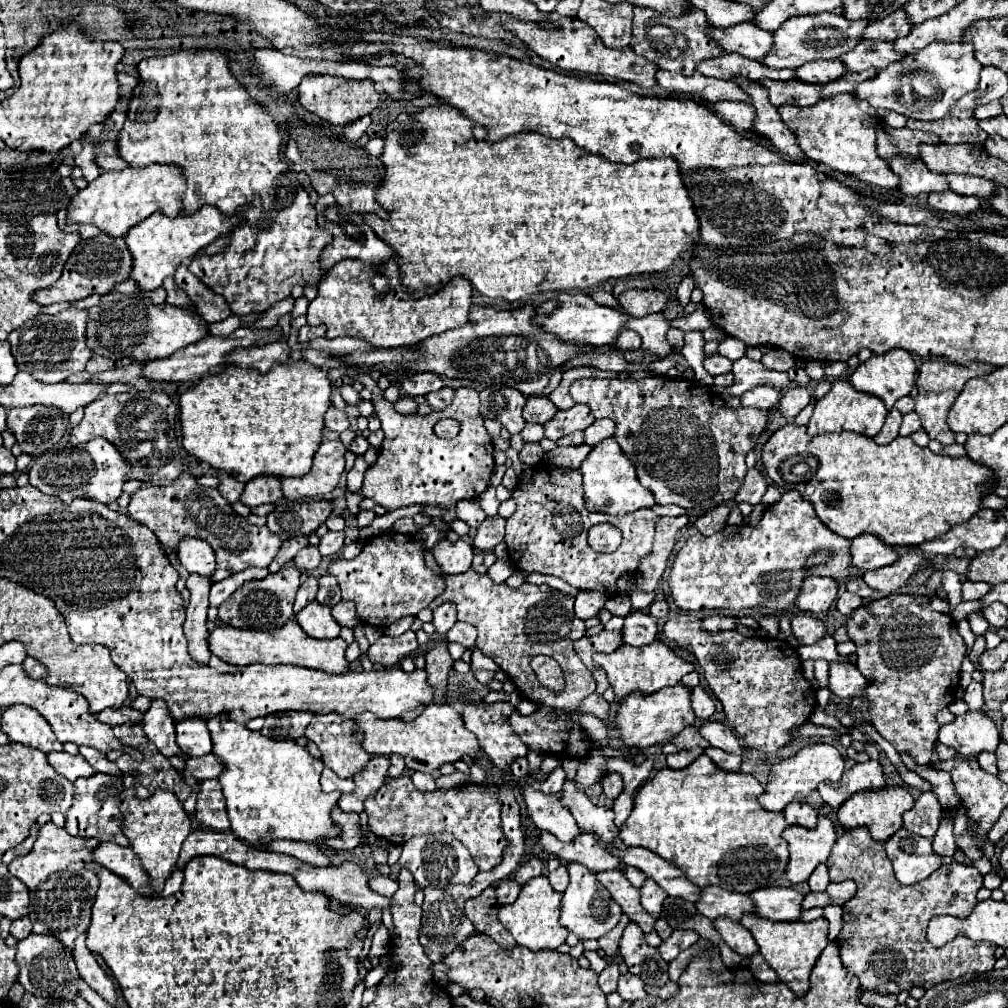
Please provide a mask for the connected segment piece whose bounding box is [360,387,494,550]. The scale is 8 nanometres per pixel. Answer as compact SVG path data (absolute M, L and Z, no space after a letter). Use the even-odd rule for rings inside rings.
M380 387L372 389L372 405L376 409L376 415L386 437L376 463L372 463L364 475L364 485L360 493L372 499L374 503L382 505L386 511L394 511L414 503L450 505L448 513L441 516L444 521L444 533L433 525L423 527L415 536L415 539L422 543L422 547L427 548L425 550L430 550L440 541L442 535L451 530L450 521L456 519L456 501L476 499L490 485L490 475L494 469L492 437L484 429L484 419L478 413L478 391L458 387L450 407L446 407L444 411L434 411L424 417L398 414L394 405L382 395L384 391ZM446 417L460 421L460 433L454 439L442 439L434 433L434 425Z

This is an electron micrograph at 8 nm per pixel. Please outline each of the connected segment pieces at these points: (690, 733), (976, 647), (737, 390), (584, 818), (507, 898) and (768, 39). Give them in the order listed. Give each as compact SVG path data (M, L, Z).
M692 725L692 727L686 727L676 739L672 739L672 741L668 741L668 743L672 743L672 745L676 745L678 749L686 749L686 747L696 747L696 745L700 745L700 747L708 747L710 743L706 741L706 739L702 739L700 737L700 733L698 733L698 727L696 725Z
M976 636L972 651L970 653L970 660L974 664L975 668L980 668L978 659L986 649L985 645L986 641L984 636Z
M748 357L736 359L732 363L734 373L734 385L732 387L713 386L711 389L717 395L725 398L727 396L741 396L748 389L754 389L756 385L772 385L776 389L786 389L790 385L790 379L786 373L776 373L770 369L764 369L760 361L752 361Z
M566 781L560 791L560 803L568 807L582 831L598 833L604 841L614 843L616 847L624 847L624 843L618 843L618 827L614 825L614 811L606 807L596 807L584 791L576 787L574 781Z
M510 877L510 879L504 879L496 885L496 899L500 905L506 905L506 903L514 903L518 893L520 893L520 885Z
M740 23L736 27L728 27L728 29L712 29L710 35L718 41L718 45L722 45L726 51L734 51L740 53L748 59L764 59L764 55L768 55L768 51L772 49L772 33L758 29L752 23Z

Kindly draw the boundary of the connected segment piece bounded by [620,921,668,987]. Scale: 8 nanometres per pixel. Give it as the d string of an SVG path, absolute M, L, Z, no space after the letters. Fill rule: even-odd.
M628 923L620 939L620 955L628 965L628 971L642 977L644 983L662 987L668 983L668 963L660 959L660 951L646 943L644 931L638 923Z

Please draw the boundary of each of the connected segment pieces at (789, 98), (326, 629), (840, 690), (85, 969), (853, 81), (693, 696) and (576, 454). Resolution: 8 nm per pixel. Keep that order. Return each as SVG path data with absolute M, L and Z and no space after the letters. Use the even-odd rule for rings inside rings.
M796 79L792 81L760 81L770 89L770 101L772 105L798 105L798 107L810 107L820 101L820 83L800 83Z
M316 601L308 603L296 615L296 621L314 639L334 639L340 633L340 625L332 619L330 607L328 605L320 605Z
M830 663L830 691L842 699L850 699L868 689L868 679L852 665L846 663Z
M78 935L76 943L74 943L74 961L78 965L78 971L82 975L82 979L98 993L102 995L110 1005L116 1005L116 991L114 991L114 983L106 977L104 969L98 965L96 957L88 951L86 947L86 935Z
M850 71L850 73L842 75L840 79L824 85L822 97L826 99L826 97L834 97L834 95L838 95L838 93L852 93L860 83L876 77L876 73L878 73L878 71L862 71L862 73L852 73L852 71Z
M694 687L690 693L690 703L692 703L692 711L696 713L698 719L710 719L714 713L714 701L706 695L706 691L702 687Z
M582 443L578 447L556 447L554 451L550 451L542 457L542 463L562 467L562 469L578 469L590 449L592 447L586 443Z

